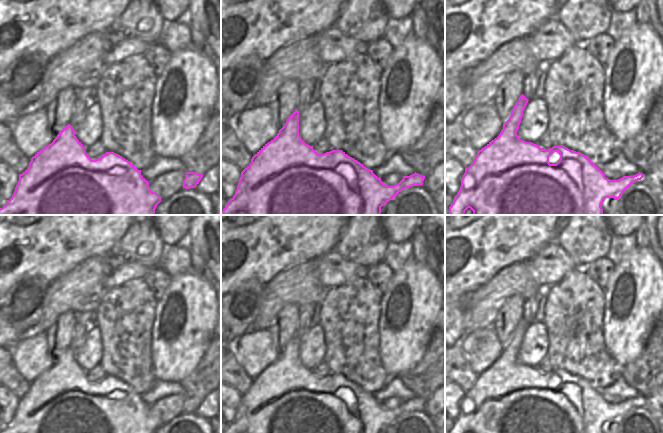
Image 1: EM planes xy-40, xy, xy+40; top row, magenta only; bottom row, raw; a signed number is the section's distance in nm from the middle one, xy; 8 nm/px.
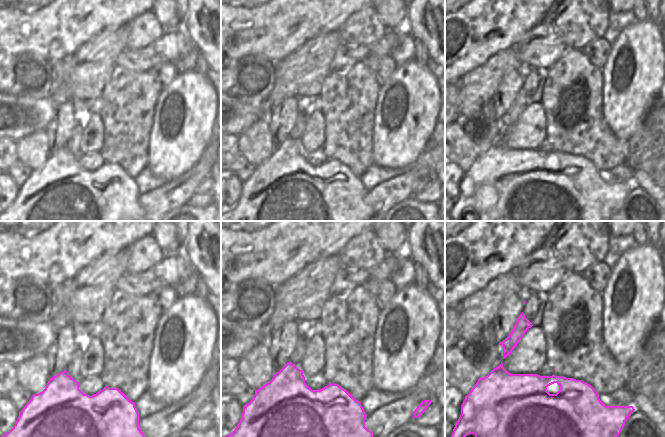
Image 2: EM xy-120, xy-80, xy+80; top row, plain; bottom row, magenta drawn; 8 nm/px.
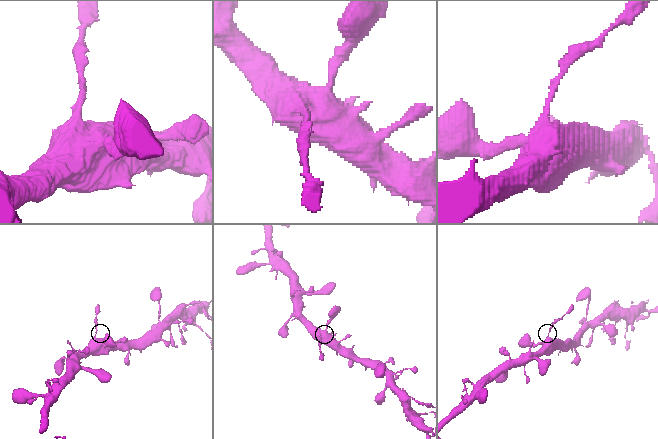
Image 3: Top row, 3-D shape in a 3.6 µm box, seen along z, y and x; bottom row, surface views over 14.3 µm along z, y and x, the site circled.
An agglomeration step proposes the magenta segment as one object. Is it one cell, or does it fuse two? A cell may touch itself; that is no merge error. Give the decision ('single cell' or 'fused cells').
fused cells

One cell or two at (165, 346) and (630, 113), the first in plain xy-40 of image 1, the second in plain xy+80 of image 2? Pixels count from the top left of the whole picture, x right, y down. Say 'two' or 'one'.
one

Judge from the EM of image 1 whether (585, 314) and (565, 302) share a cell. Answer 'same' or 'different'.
same

